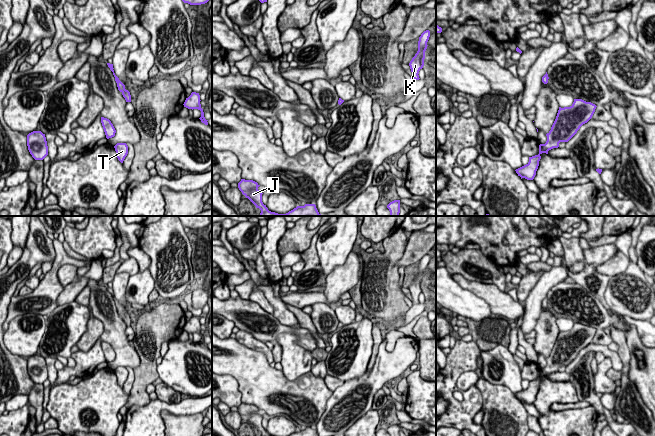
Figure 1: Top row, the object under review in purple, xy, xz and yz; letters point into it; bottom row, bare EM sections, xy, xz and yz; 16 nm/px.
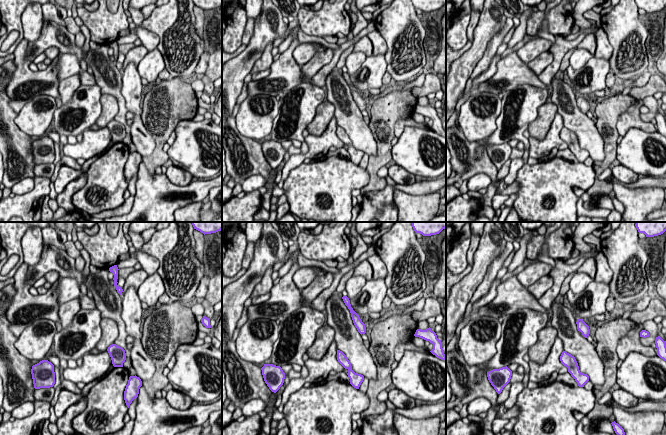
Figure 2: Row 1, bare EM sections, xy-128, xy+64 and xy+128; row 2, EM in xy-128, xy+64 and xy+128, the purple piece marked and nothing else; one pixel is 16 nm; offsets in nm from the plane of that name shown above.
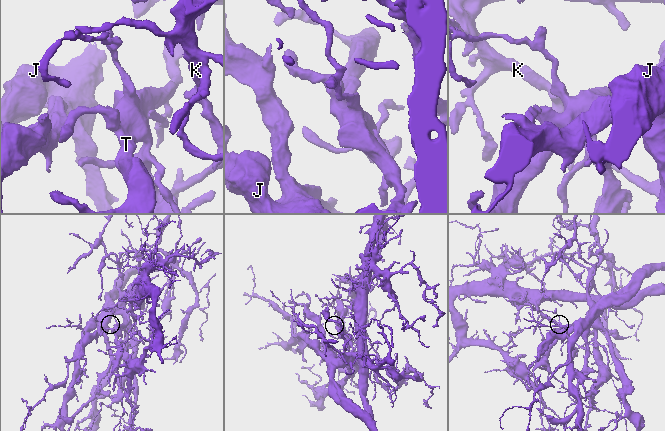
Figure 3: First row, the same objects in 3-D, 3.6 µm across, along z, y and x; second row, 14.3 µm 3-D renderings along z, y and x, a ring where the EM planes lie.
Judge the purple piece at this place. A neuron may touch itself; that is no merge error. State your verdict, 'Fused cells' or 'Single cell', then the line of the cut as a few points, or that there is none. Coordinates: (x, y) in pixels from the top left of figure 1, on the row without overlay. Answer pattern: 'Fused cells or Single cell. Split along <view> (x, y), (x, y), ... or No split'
Fused cells. Split along yz (546, 297), (542, 305)

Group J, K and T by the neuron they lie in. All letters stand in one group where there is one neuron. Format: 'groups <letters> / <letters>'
groups J T / K

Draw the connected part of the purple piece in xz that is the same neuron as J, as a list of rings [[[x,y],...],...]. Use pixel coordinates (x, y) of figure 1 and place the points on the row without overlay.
[[[241,403],[238,407],[239,414],[256,430],[256,432],[259,432],[261,436],[271,436],[262,426],[263,417],[258,413],[259,410],[260,409],[253,404]]]

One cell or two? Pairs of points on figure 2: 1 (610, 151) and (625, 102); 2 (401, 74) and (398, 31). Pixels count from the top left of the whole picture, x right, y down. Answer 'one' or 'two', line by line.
1: one
2: one

